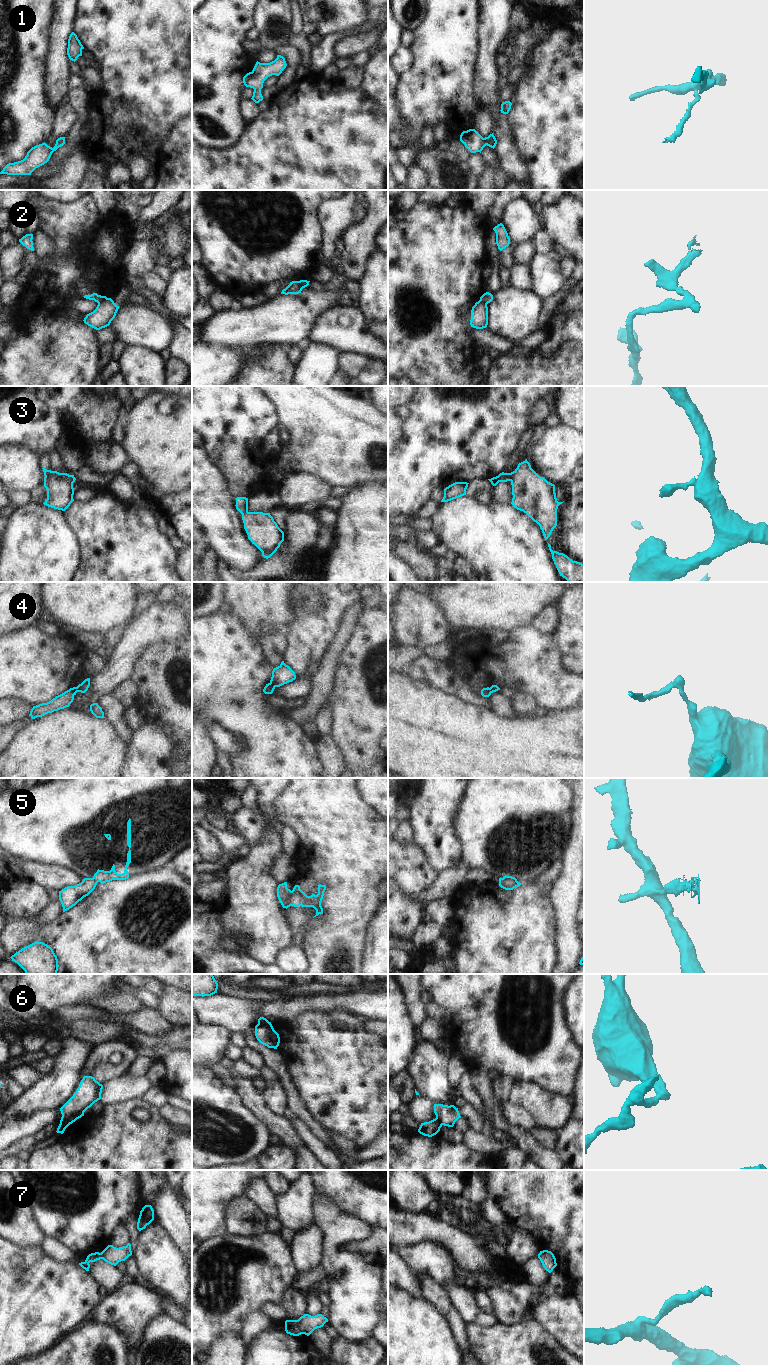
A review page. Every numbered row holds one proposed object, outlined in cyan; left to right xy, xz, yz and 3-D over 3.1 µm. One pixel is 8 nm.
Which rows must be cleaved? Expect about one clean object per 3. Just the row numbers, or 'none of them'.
2, 3, 4, 5, 6

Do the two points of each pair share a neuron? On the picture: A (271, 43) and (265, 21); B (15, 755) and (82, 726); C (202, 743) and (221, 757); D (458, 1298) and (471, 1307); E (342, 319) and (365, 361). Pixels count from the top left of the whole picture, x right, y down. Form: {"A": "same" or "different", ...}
{"A": "same", "B": "same", "C": "different", "D": "same", "E": "different"}

